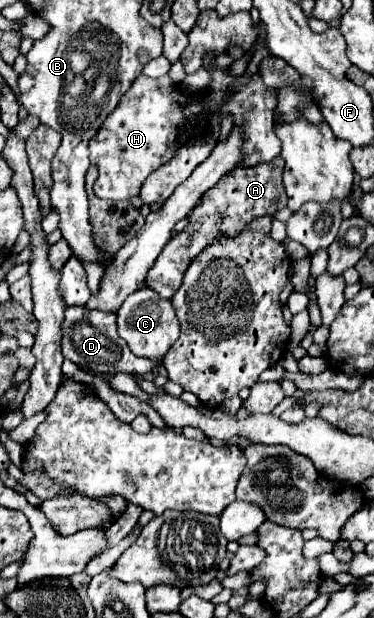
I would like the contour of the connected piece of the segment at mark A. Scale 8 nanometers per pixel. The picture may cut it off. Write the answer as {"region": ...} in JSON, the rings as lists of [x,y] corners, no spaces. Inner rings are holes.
{"region":[[[276,157],[274,161],[270,161],[266,165],[258,165],[254,169],[236,167],[230,173],[226,173],[226,177],[222,177],[222,181],[218,181],[218,185],[214,185],[210,191],[204,193],[202,201],[188,215],[188,221],[190,221],[188,227],[182,233],[174,235],[166,243],[166,247],[158,255],[156,263],[148,271],[146,285],[150,289],[154,289],[160,297],[170,299],[174,295],[174,291],[180,287],[182,275],[188,269],[190,261],[206,245],[210,245],[214,241],[214,237],[220,237],[220,233],[236,235],[252,219],[262,217],[262,215],[274,215],[276,211],[284,209],[286,207],[286,191],[282,185],[282,169],[284,169],[284,161],[282,161],[282,157]]]}

